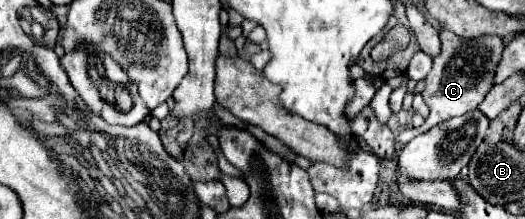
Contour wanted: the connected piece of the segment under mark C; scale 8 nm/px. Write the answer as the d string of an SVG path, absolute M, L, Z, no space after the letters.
M441 31L441 53L433 59L433 69L425 79L425 91L421 93L427 107L429 117L419 129L405 129L397 133L397 143L405 145L411 137L429 131L441 121L465 115L473 111L487 91L493 87L493 73L503 53L503 41L499 37L481 37L481 39L463 39L451 31Z

